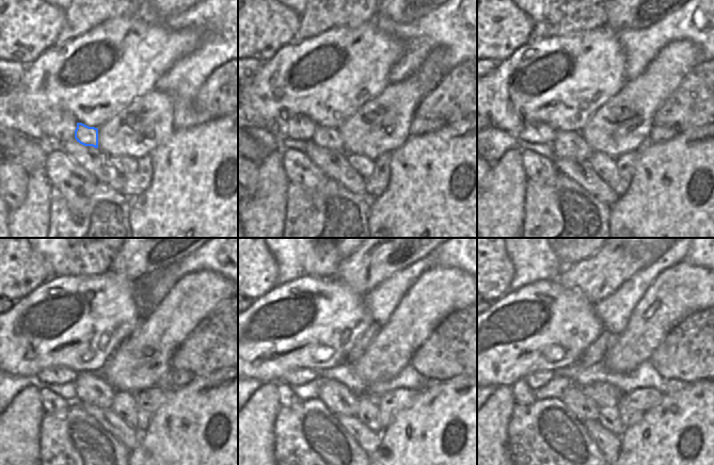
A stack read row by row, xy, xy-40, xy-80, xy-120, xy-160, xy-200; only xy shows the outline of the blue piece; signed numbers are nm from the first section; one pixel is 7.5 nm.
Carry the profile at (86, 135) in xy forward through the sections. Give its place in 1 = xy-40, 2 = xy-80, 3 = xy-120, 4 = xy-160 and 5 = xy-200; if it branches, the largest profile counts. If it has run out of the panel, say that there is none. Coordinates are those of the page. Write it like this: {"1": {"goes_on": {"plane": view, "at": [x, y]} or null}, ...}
{"1": {"goes_on": {"plane": "xy-40", "at": [324, 137]}}, "2": {"goes_on": {"plane": "xy-80", "at": [571, 145]}}, "3": {"goes_on": {"plane": "xy-120", "at": [93, 388]}}, "4": {"goes_on": {"plane": "xy-160", "at": [339, 400]}}, "5": {"goes_on": {"plane": "xy-200", "at": [584, 407]}}}

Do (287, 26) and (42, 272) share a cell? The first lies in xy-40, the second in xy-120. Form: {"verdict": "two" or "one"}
{"verdict": "one"}

